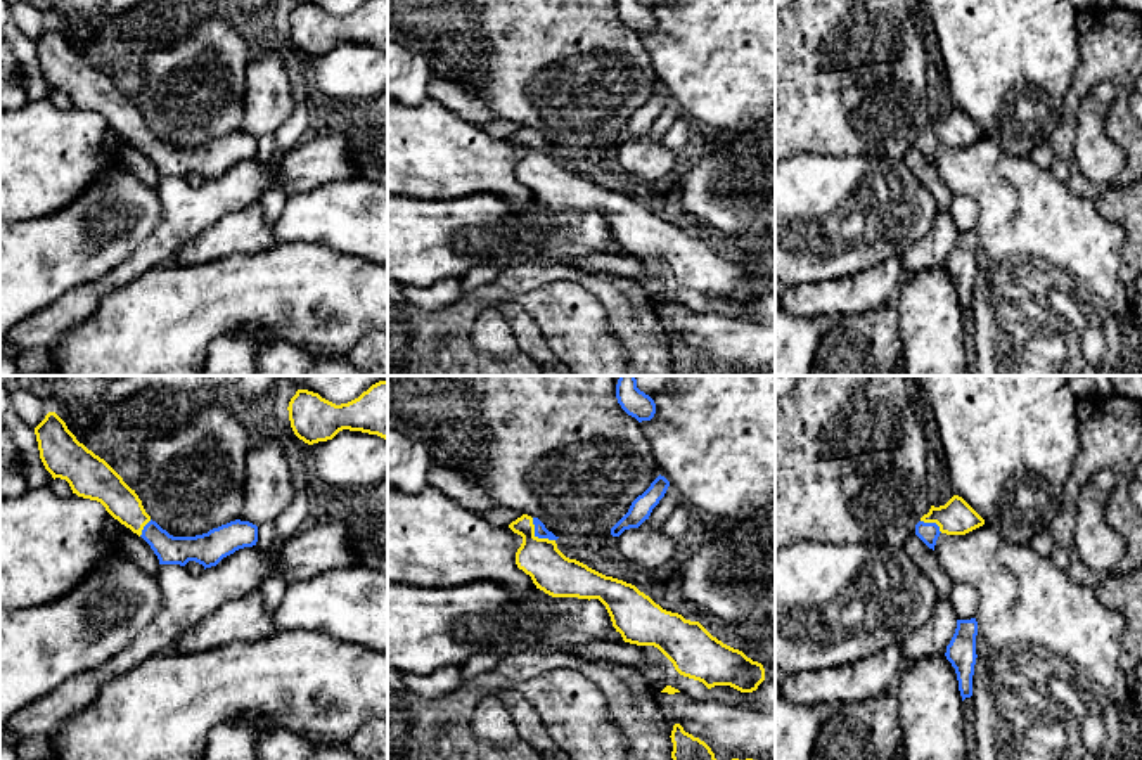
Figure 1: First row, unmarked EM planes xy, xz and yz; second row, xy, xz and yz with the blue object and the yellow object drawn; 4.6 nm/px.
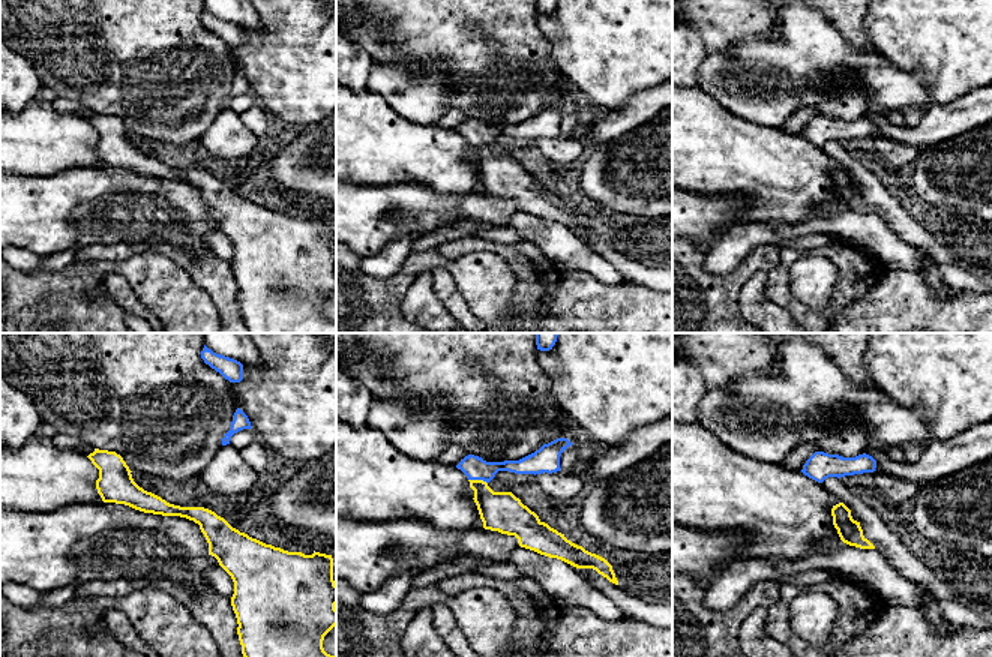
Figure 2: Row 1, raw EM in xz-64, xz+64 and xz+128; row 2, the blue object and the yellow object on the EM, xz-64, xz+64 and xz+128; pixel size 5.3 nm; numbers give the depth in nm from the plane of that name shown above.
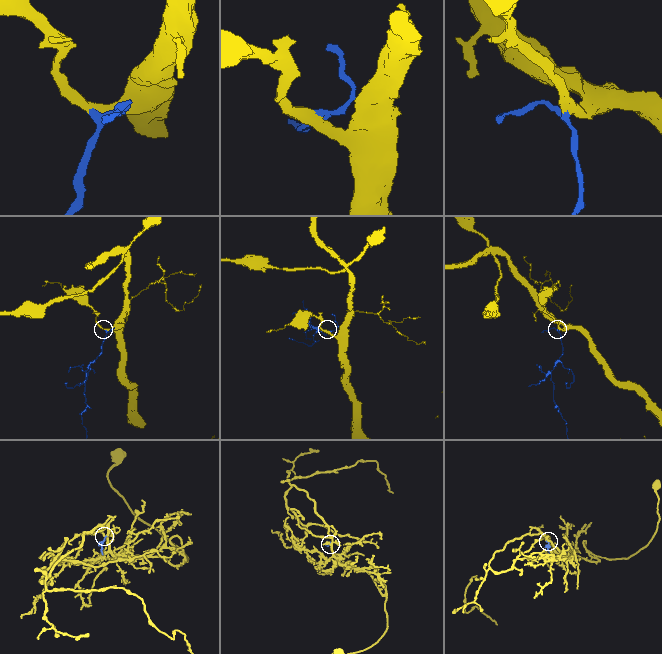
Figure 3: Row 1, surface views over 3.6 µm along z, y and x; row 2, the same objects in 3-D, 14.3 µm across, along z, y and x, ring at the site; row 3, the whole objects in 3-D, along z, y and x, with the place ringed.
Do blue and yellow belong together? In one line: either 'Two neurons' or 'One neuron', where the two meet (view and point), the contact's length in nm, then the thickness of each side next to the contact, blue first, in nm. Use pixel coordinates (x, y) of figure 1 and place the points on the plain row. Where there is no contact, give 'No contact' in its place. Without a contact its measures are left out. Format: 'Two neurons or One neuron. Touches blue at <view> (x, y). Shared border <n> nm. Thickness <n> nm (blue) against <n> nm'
One neuron. Touches blue at xz (537, 148). Shared border 160 nm. Thickness 60 nm (blue) against 200 nm

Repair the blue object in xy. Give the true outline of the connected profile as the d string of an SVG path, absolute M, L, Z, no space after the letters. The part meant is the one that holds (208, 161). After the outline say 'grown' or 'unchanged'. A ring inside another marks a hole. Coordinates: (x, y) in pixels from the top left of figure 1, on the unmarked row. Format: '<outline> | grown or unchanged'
M55 24L45 28L35 47L40 71L52 90L66 92L78 109L100 114L114 132L151 158L159 177L185 178L196 173L206 182L258 154L258 138L241 132L202 147L173 149L151 132L135 102L104 71L80 55Z | grown

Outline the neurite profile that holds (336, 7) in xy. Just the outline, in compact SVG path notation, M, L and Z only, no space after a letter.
M298 0L298 2L318 5L322 10L336 17L341 17L358 10L369 0Z

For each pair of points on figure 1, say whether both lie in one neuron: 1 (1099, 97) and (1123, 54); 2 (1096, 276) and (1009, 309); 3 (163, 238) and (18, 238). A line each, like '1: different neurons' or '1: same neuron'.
1: different neurons
2: same neuron
3: different neurons

